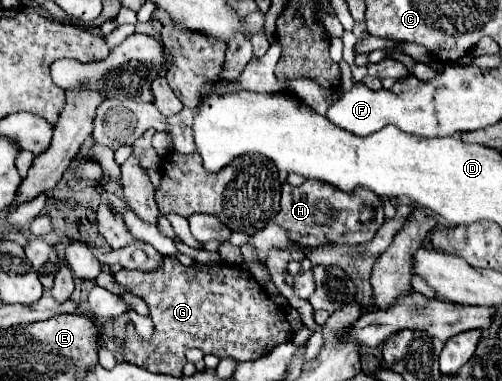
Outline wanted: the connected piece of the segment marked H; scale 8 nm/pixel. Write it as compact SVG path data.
M306 179L300 187L292 187L288 183L282 185L280 213L274 217L274 221L300 247L320 247L328 243L360 245L368 243L382 227L384 213L382 199L370 189L356 187L354 191L346 193L330 183Z

